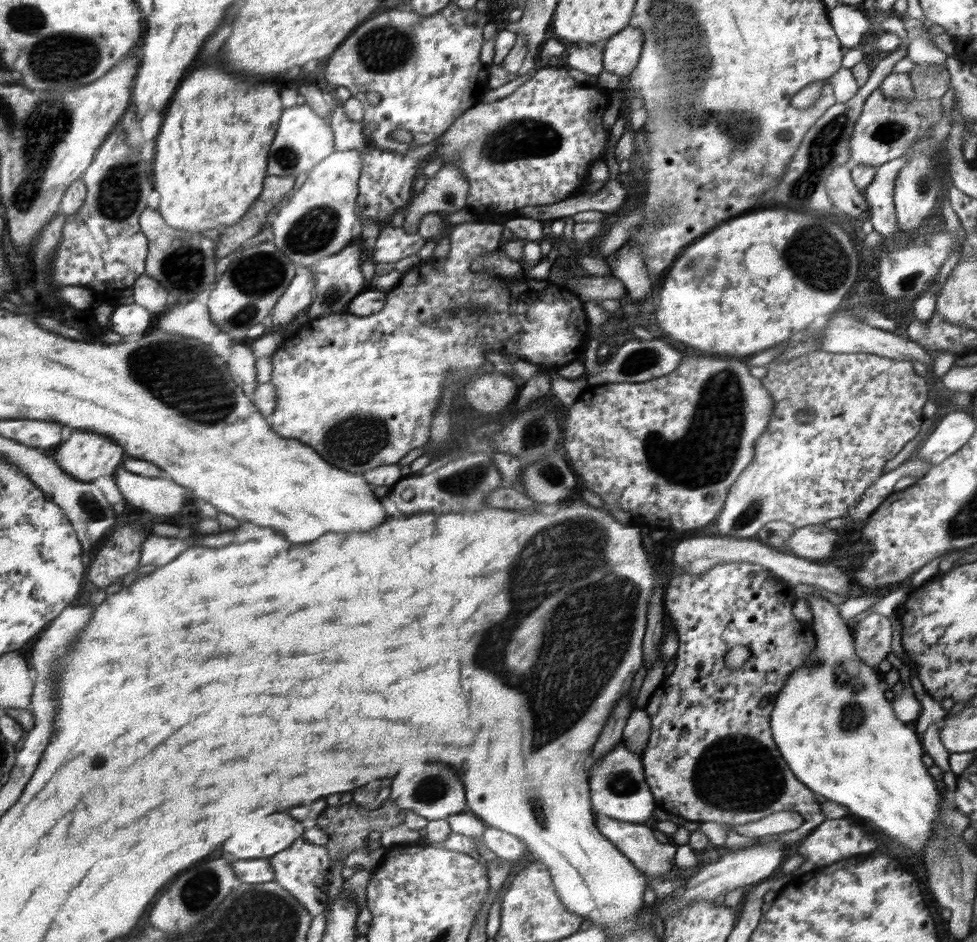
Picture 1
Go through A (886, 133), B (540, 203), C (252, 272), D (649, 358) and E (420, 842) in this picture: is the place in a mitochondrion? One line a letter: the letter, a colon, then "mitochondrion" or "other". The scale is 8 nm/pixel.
A: mitochondrion
B: other
C: mitochondrion
D: mitochondrion
E: other

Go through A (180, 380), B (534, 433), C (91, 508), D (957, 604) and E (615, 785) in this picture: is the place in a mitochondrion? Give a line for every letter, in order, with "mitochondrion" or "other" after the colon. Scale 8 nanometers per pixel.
A: mitochondrion
B: mitochondrion
C: mitochondrion
D: other
E: mitochondrion

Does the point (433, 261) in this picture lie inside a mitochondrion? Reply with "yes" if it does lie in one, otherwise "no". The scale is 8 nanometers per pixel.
no

